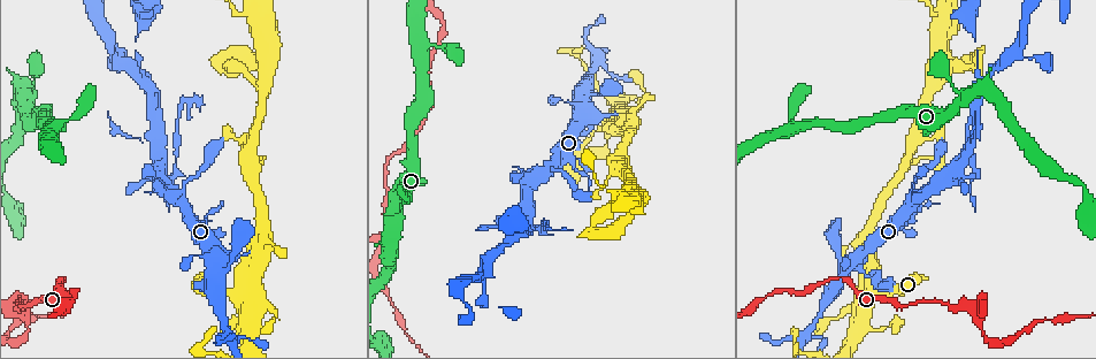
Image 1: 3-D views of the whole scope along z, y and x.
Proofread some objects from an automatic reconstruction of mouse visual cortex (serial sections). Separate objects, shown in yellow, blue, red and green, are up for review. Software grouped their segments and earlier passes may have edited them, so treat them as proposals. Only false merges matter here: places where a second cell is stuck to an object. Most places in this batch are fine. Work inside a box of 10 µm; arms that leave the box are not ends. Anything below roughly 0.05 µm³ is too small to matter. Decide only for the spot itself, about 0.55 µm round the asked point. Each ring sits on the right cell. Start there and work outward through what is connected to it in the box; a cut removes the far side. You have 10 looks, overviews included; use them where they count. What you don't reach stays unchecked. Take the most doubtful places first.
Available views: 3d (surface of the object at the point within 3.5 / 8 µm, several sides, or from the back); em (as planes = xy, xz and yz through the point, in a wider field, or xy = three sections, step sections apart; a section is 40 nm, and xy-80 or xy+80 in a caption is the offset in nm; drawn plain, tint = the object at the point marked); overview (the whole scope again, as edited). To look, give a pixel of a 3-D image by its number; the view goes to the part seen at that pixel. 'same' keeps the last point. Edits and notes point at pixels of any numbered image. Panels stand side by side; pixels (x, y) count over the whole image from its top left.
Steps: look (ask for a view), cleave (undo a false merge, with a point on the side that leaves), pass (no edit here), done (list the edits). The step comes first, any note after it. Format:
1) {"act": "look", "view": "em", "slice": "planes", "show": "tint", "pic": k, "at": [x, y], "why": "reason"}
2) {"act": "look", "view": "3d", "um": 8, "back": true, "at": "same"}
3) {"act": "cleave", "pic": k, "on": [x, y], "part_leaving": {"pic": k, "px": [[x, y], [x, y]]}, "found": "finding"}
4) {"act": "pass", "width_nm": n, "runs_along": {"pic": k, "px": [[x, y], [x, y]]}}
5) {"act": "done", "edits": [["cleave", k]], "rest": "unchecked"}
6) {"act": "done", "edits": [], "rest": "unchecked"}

{"act": "look", "view": "3d", "um": 3.5, "pic": 1, "at": [527, 211], "why": "sharp bend"}

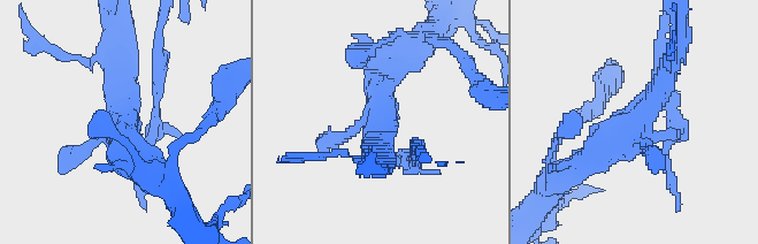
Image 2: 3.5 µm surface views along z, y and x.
{"act": "look", "view": "em", "slice": "xy", "step": 3, "show": "tint", "pic": 2, "at": [634, 122], "why": "shape alone is not enough"}

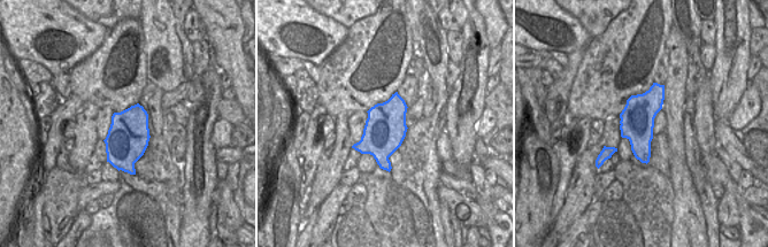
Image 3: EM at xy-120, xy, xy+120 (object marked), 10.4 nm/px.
{"act": "pass", "width_nm": 440, "runs_along": {"pic": 2, "px": [[575, 168], [635, 122], [673, 55]]}, "found": "one cell here"}

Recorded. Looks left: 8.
{"act": "look", "view": "3d", "um": 8, "pic": 1, "at": [971, 307], "why": "sharp bend"}

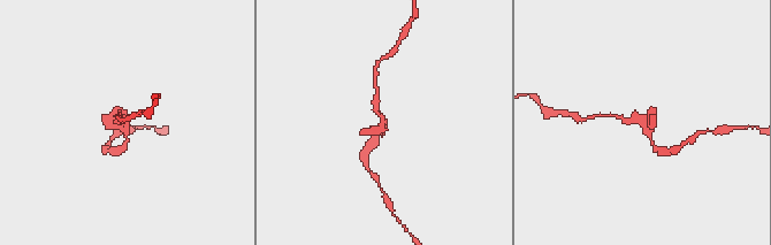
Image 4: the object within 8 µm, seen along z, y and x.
{"act": "look", "view": "3d", "um": 3.5, "at": "same", "why": "zoom in"}

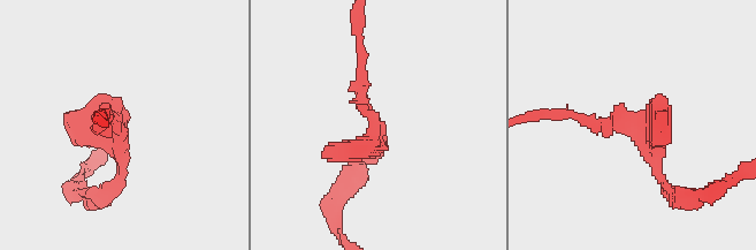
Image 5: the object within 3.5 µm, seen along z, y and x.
{"act": "cleave", "pic": 5, "on": [658, 141], "found": "two cells meet here"}

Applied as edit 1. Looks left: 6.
{"act": "look", "view": "overview", "why": "redraw"}

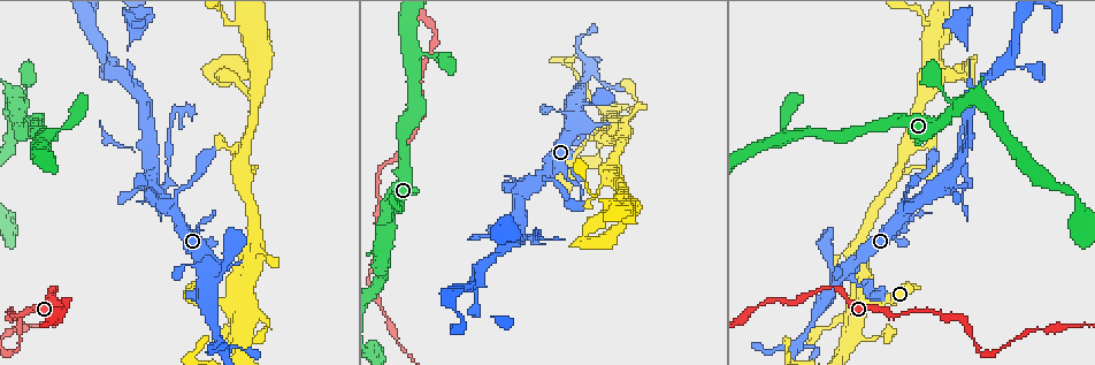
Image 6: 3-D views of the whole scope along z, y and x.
{"act": "look", "view": "3d", "um": 3.5, "pic": 6, "at": [794, 347]}

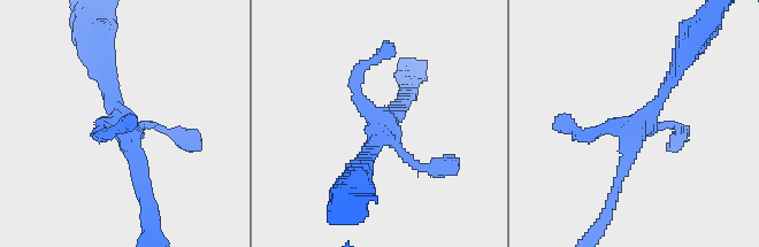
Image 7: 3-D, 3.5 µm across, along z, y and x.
{"act": "look", "view": "em", "slice": "xy", "step": 1, "show": "tint", "pic": 7, "at": [379, 130]}

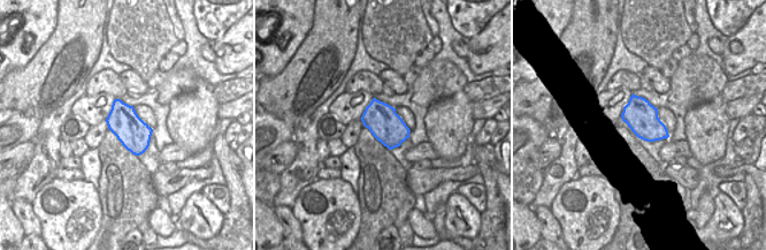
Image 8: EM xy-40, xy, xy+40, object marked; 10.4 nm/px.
{"act": "pass", "runs_along": {"pic": 7, "px": [[682, 59], [635, 129], [580, 136]]}, "found": "continuous, no second cell"}

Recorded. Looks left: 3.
{"act": "look", "view": "3d", "um": 3.5, "back": true, "pic": 6, "at": [873, 295], "why": "sudden change in width"}

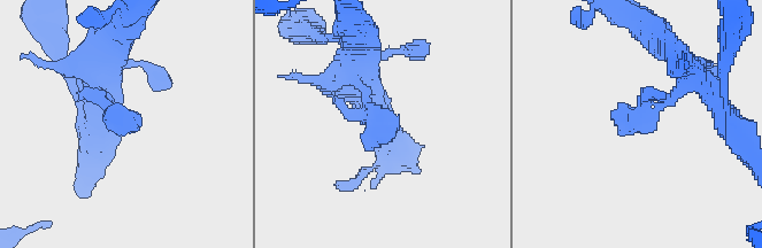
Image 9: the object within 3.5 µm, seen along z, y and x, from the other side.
{"act": "look", "view": "em", "slice": "xy", "step": 3, "show": "plain", "pic": 9, "at": [374, 120]}

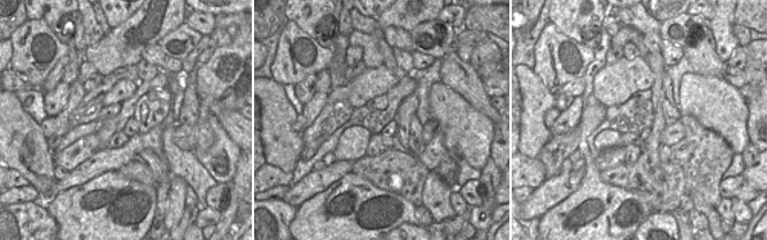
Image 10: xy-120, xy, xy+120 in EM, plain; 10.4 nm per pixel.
{"act": "look", "view": "em", "slice": "xy", "step": 3, "show": "tint", "at": "same", "why": "with the object marked"}

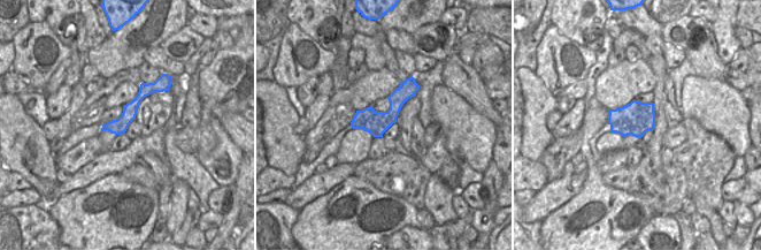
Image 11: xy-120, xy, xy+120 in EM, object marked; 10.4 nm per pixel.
{"act": "pass", "runs_along": {"pic": 11, "px": [[410, 81], [382, 121], [354, 124]]}, "found": "one cell here"}

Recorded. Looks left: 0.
{"act": "done", "edits": [["cleave", 5]], "rest": "unchecked"}

